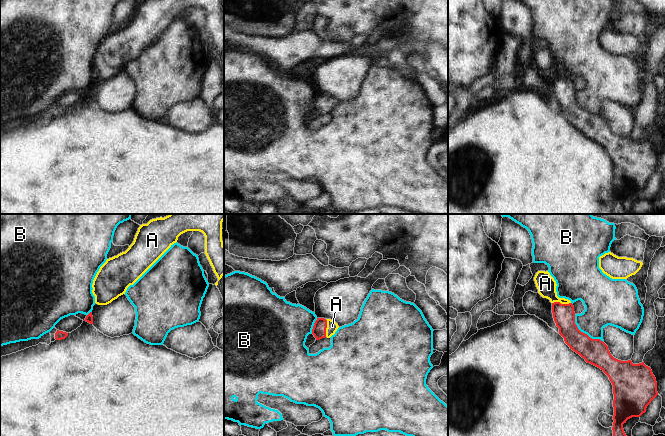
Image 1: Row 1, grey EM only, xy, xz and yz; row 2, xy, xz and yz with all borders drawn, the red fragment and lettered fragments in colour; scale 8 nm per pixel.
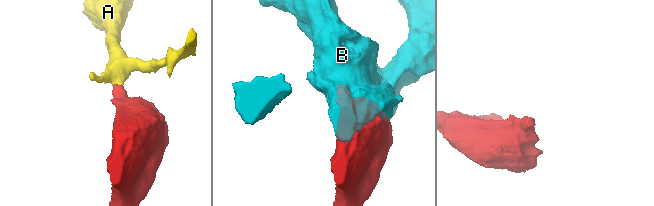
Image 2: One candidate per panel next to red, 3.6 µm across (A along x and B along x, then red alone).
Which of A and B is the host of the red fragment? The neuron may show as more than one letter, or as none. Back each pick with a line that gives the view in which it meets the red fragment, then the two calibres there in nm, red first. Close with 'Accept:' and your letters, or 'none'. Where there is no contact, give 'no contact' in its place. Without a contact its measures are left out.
A: meets red in yz; 180 nm thick on the red side, 160 nm on the other
Accept: A

